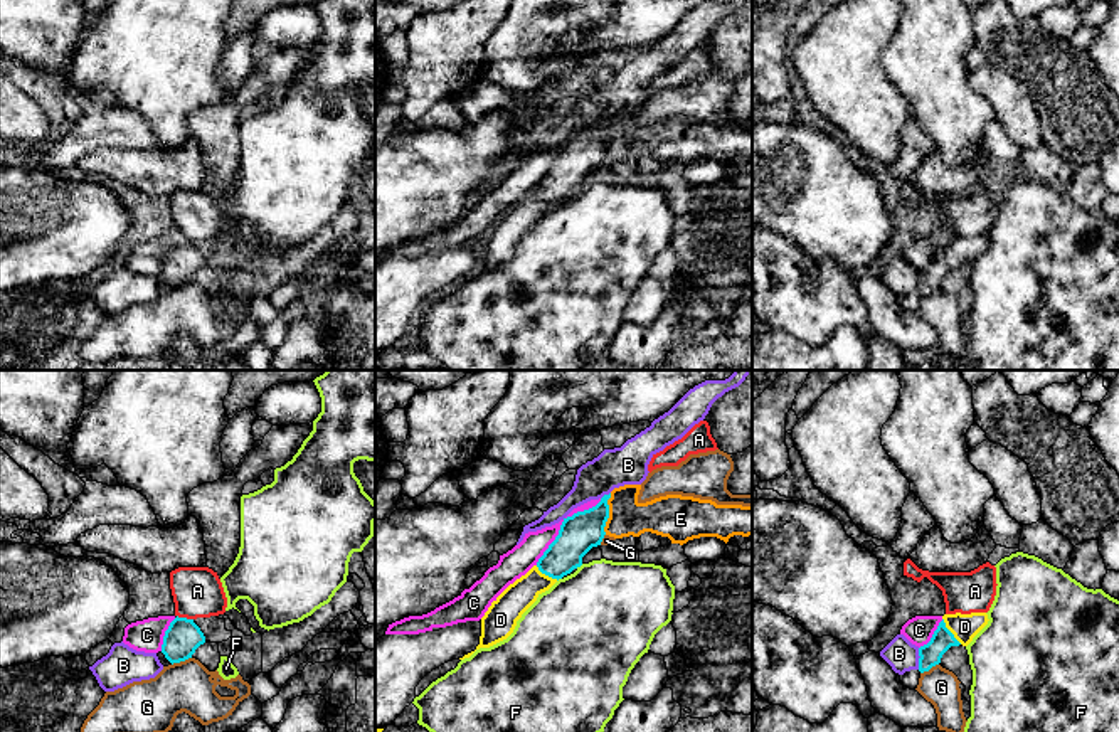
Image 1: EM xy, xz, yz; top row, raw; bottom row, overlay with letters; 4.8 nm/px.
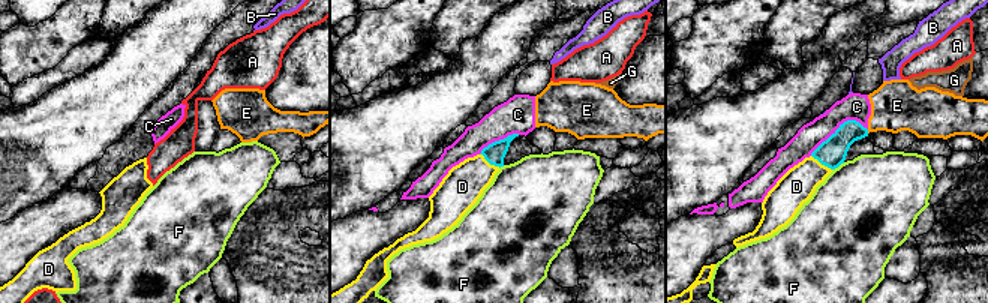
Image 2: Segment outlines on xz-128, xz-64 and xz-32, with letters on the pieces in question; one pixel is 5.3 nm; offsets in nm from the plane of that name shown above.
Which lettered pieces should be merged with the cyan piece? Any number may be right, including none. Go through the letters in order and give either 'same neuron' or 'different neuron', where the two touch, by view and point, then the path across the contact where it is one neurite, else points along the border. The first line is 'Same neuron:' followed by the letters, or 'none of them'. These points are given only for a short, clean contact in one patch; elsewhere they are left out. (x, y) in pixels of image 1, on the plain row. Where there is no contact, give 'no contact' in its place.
Same neuron: D
A: different neuron; meets cyan in xy at (185, 241); border along xy (177, 238), (192, 243)
B: different neuron; meets cyan in yz at (919, 281)
C: different neuron; meets cyan in xz at (562, 147); border along xz (601, 122), (594, 128), (569, 138), (535, 187)
D: same neuron; meets cyan in yz at (949, 254); runs through yz (931, 276), (949, 254), (965, 249)
E: different neuron; meets cyan in xz at (608, 137); border along xz (611, 116), (604, 157)
F: different neuron; meets cyan in xz at (579, 189); border along xz (583, 187), (576, 190)
G: different neuron; meets cyan in xy at (180, 283)

